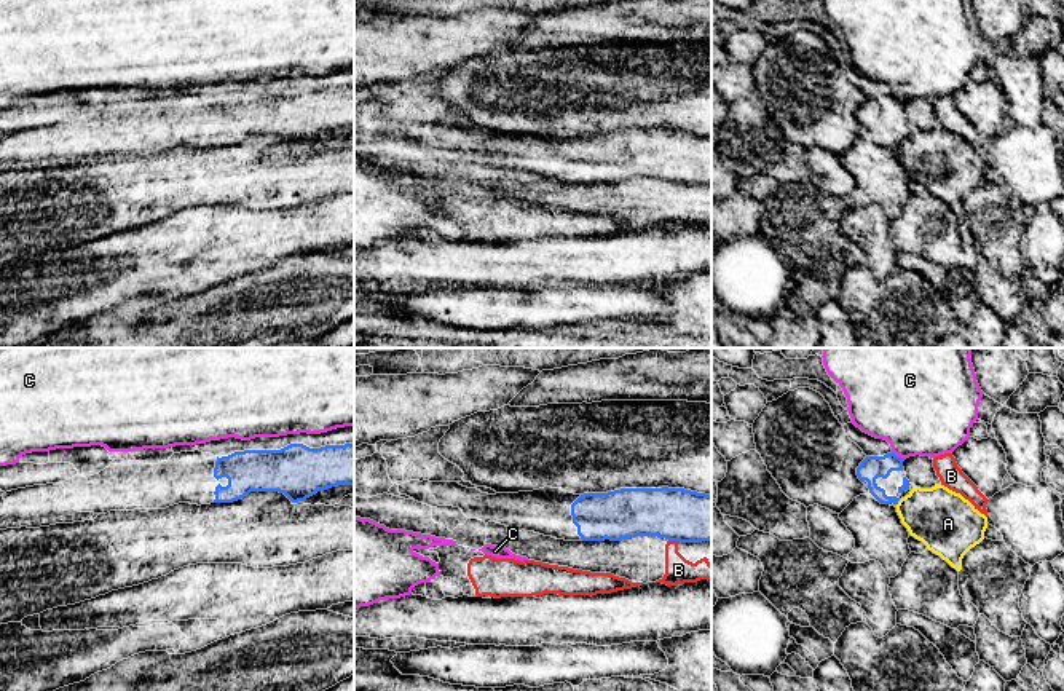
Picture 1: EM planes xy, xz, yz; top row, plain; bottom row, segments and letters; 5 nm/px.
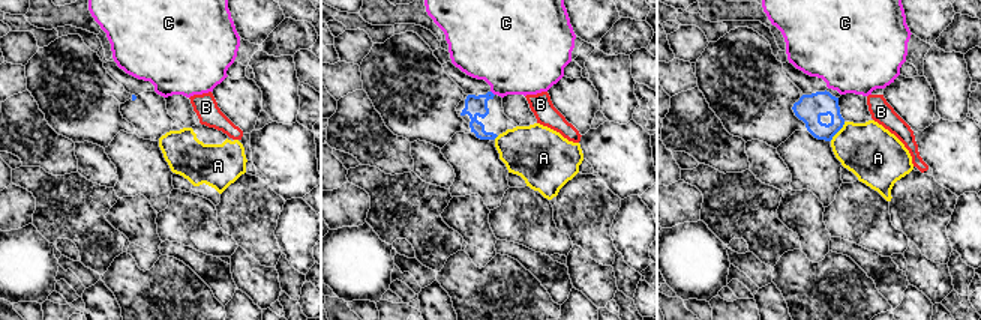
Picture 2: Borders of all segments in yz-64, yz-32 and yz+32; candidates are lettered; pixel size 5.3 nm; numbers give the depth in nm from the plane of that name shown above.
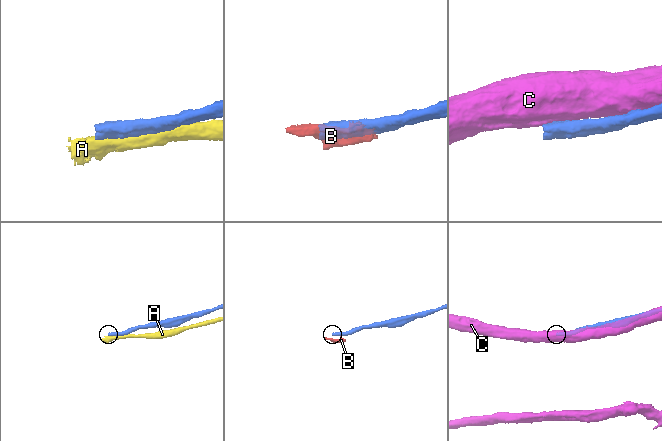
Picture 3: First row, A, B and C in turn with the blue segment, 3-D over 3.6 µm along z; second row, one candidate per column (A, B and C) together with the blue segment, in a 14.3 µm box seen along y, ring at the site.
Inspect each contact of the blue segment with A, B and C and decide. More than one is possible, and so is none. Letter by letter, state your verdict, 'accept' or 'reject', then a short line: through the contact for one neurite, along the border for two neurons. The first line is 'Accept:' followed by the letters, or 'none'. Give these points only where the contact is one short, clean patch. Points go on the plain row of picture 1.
Accept: none
A: reject
B: reject; line xz (669, 182), (680, 184)
C: reject

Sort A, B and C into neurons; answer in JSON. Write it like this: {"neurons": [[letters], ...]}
{"neurons": [["A"], ["B"], ["C"]]}

